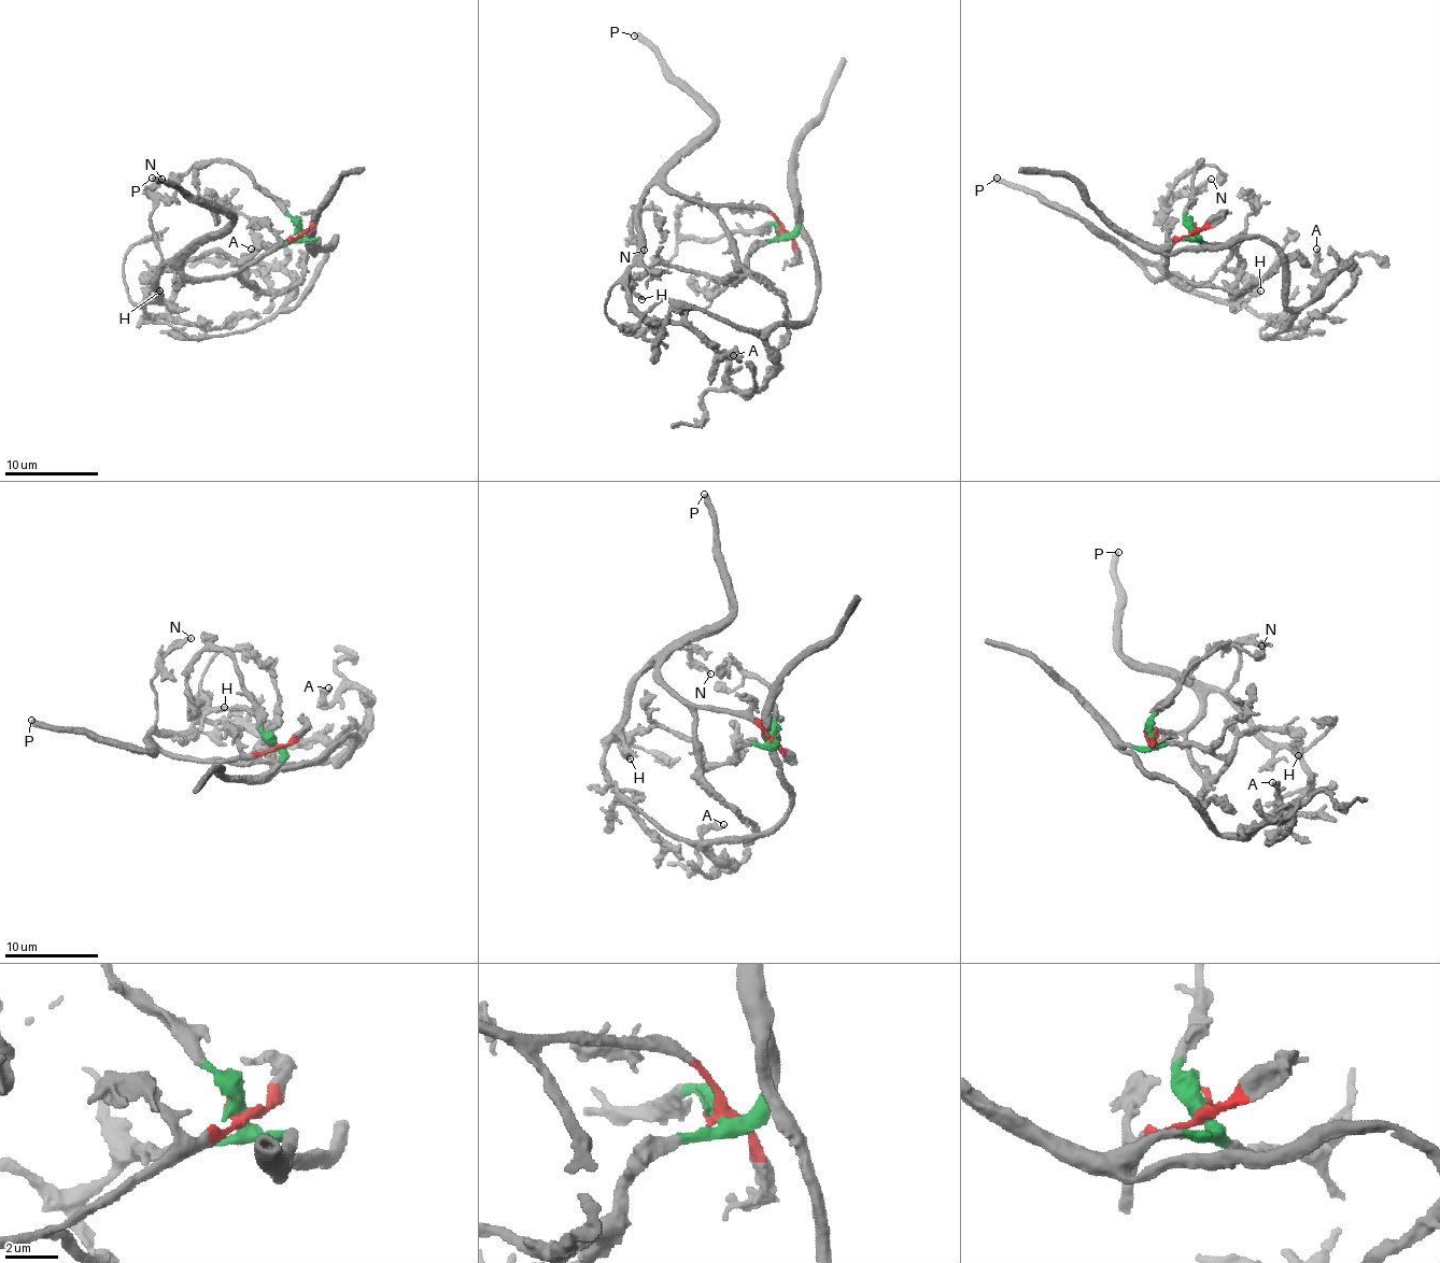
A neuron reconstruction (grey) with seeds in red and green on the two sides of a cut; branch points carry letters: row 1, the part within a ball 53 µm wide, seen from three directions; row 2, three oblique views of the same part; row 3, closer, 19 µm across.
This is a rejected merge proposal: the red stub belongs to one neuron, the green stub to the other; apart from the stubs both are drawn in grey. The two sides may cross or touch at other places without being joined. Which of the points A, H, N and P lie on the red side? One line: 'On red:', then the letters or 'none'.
On red: H, N, P

